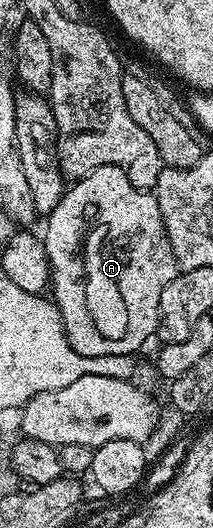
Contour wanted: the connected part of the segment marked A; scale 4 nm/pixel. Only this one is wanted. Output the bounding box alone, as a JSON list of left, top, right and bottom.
[41,165,180,357]

